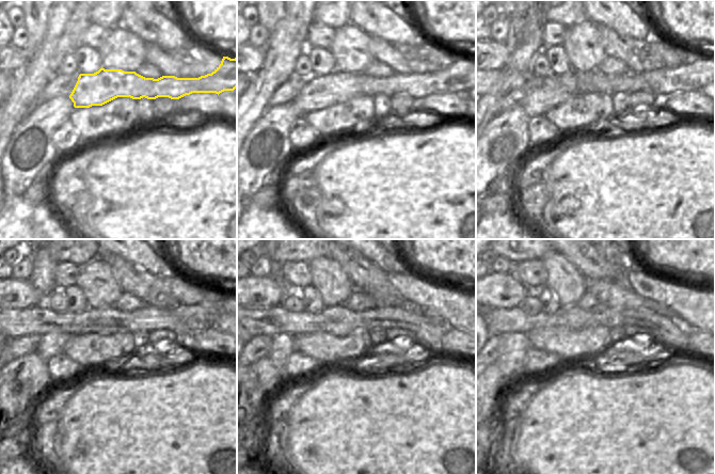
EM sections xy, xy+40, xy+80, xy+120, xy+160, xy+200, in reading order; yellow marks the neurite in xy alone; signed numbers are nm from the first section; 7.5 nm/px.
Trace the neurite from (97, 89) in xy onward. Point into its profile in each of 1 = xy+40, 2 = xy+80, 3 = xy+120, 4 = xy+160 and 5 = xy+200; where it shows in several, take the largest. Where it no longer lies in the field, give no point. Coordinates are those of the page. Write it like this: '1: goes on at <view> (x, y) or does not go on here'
1: goes on at xy+40 (321, 92)
2: goes on at xy+80 (664, 82)
3: goes on at xy+120 (197, 317)
4: goes on at xy+160 (283, 346)
5: goes on at xy+200 (511, 362)

